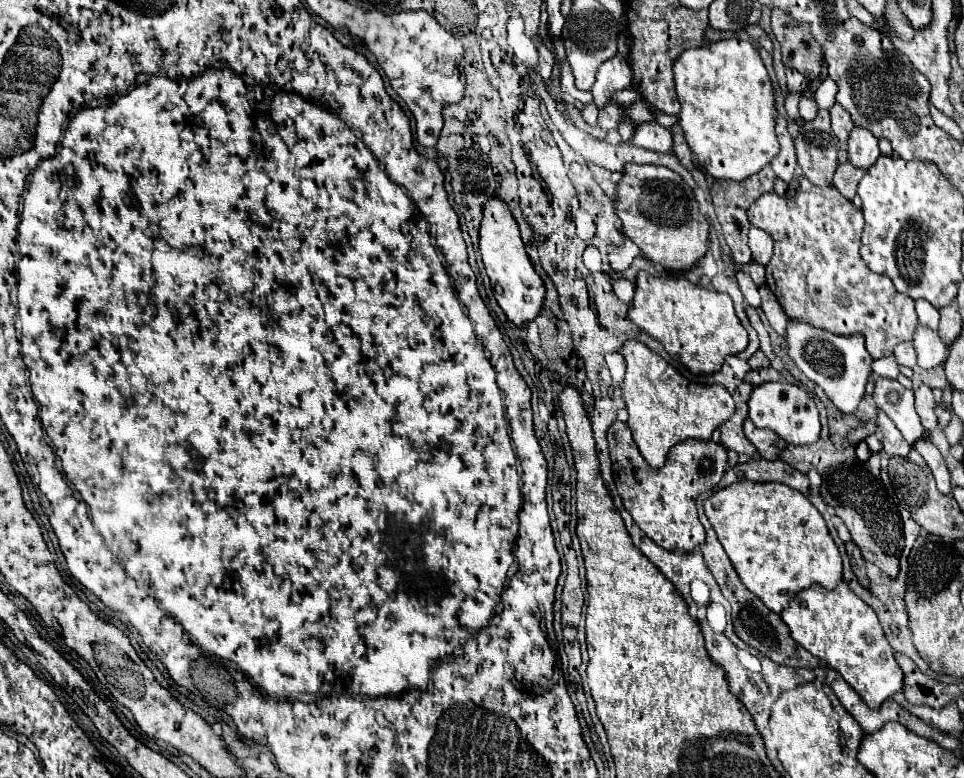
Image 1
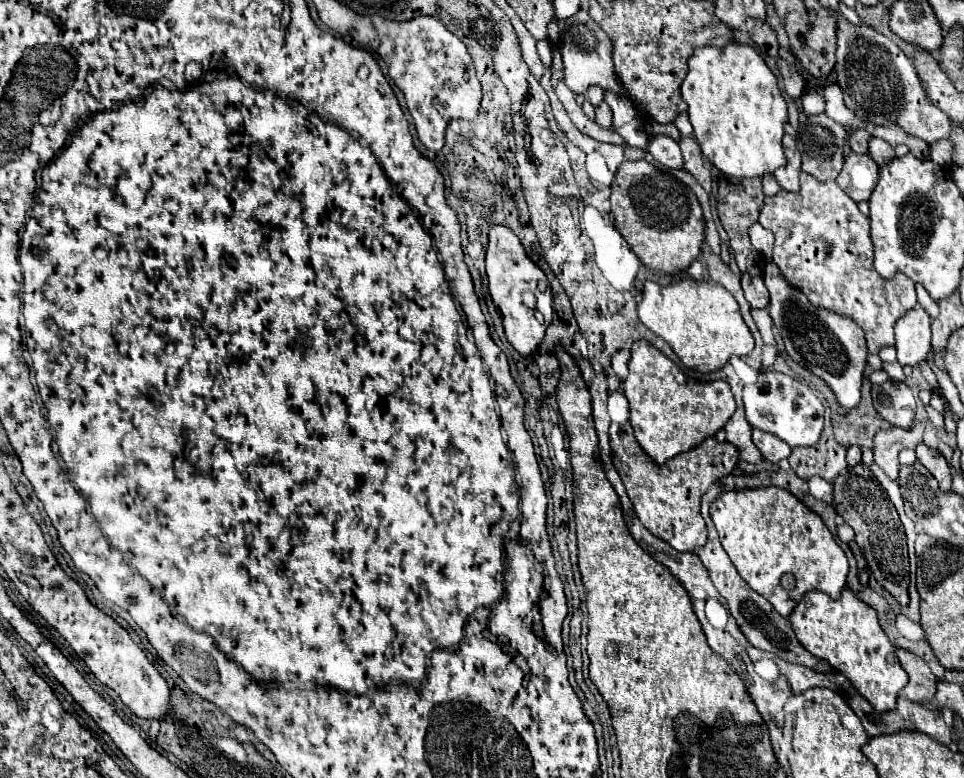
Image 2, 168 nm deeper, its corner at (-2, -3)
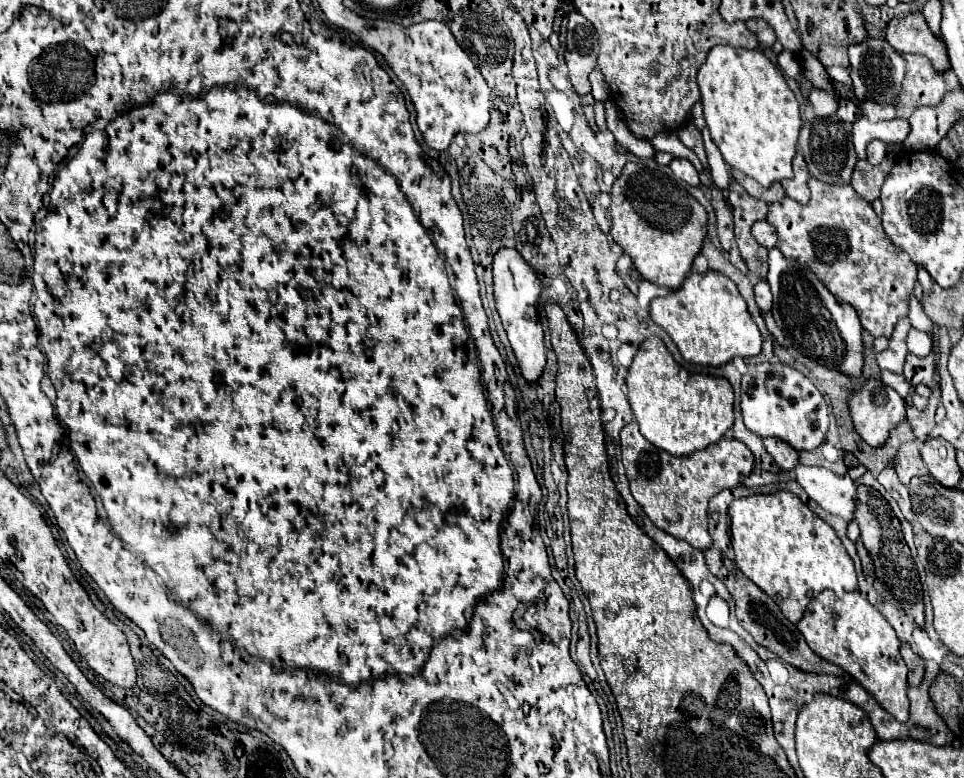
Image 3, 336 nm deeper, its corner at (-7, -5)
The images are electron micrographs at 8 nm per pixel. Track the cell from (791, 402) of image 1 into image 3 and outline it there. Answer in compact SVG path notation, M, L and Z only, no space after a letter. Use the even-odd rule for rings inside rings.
M769 362L747 364L747 374L741 380L741 414L753 434L761 438L775 436L799 452L817 448L825 440L829 426L829 410L821 392L807 376L785 362L775 366Z

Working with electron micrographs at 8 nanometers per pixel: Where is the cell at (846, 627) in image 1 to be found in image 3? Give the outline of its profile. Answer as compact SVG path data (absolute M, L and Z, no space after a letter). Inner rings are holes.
M825 590L809 602L797 628L815 654L847 670L895 720L909 720L907 666L899 654L899 638L887 618L859 592L837 598L835 592Z

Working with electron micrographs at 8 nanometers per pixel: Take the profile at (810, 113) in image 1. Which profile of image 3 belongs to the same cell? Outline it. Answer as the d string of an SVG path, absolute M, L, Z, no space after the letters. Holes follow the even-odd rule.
M813 88L811 94L809 94L809 100L815 108L815 114L821 116L821 118L827 118L827 116L833 116L839 108L839 100L835 94L829 94L821 88Z

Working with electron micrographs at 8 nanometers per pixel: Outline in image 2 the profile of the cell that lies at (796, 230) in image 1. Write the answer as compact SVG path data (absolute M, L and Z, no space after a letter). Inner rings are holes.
M802 172L800 192L792 194L782 190L778 196L768 196L760 210L758 222L774 234L774 264L782 270L782 276L790 286L794 286L794 290L800 290L812 302L812 306L852 318L864 330L870 354L878 354L884 346L894 346L896 320L902 318L906 310L916 306L914 284L908 278L886 280L874 272L870 220L858 210L856 202L850 200L836 182L818 182L814 176Z

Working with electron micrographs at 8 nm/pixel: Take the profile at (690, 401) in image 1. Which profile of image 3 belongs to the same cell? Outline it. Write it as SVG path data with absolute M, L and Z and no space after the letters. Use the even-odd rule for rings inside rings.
M651 336L639 344L627 380L629 404L641 434L673 456L705 450L733 426L733 388L721 376L691 374L673 360L665 344Z

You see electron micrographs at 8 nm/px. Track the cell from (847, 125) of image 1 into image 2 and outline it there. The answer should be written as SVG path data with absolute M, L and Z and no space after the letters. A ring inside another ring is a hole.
M856 128L856 130L848 132L848 144L850 144L852 152L866 154L866 142L868 142L868 138L870 138L870 134L866 130L858 130Z

